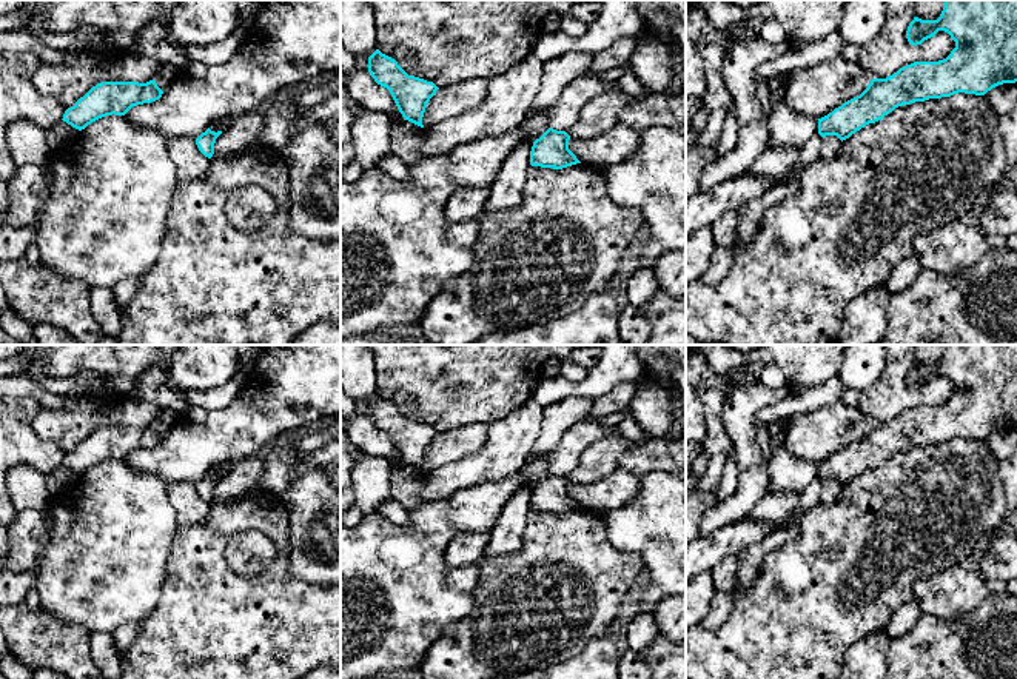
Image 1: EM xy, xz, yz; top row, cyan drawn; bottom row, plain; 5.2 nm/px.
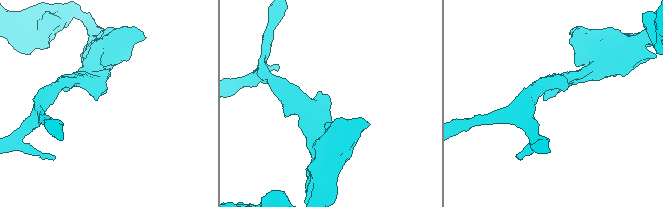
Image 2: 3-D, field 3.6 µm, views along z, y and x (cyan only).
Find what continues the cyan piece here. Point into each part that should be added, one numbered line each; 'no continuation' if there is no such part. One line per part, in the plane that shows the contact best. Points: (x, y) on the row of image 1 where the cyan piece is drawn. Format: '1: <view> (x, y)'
no continuation

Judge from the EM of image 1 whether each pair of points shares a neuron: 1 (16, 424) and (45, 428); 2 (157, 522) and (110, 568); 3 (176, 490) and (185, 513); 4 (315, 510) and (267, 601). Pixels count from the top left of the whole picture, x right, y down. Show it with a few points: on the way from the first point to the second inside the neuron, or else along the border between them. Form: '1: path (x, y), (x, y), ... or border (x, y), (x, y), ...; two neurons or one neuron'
1: border (42, 407), (33, 430), (62, 450); two neurons
2: path (145, 533), (122, 556); one neuron
3: path (182, 496), (185, 507); one neuron
4: border (288, 524), (288, 570), (315, 585); two neurons

